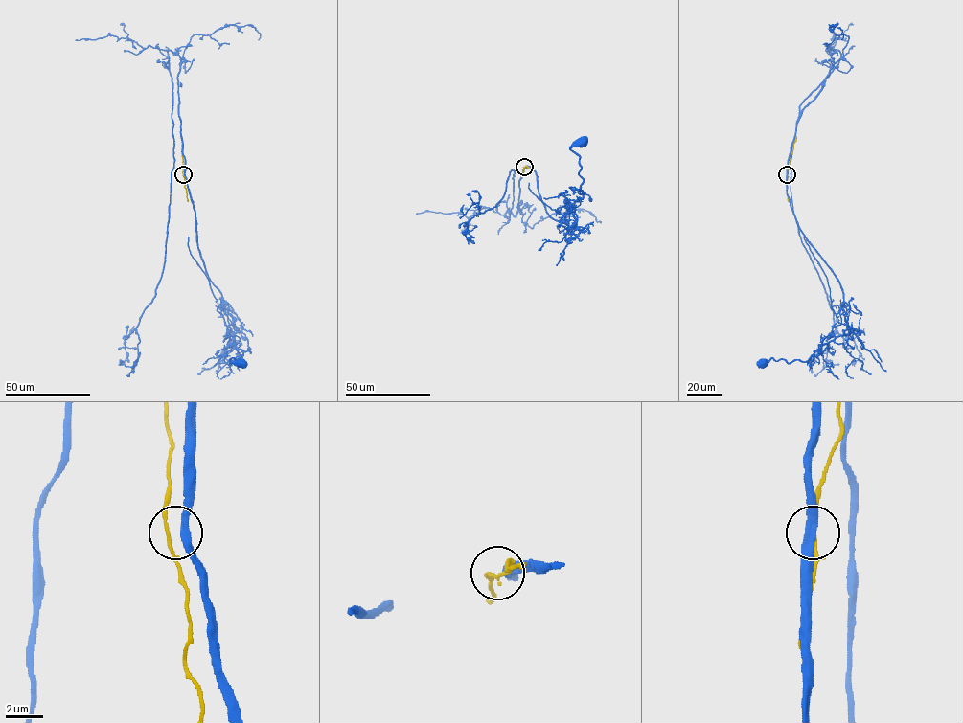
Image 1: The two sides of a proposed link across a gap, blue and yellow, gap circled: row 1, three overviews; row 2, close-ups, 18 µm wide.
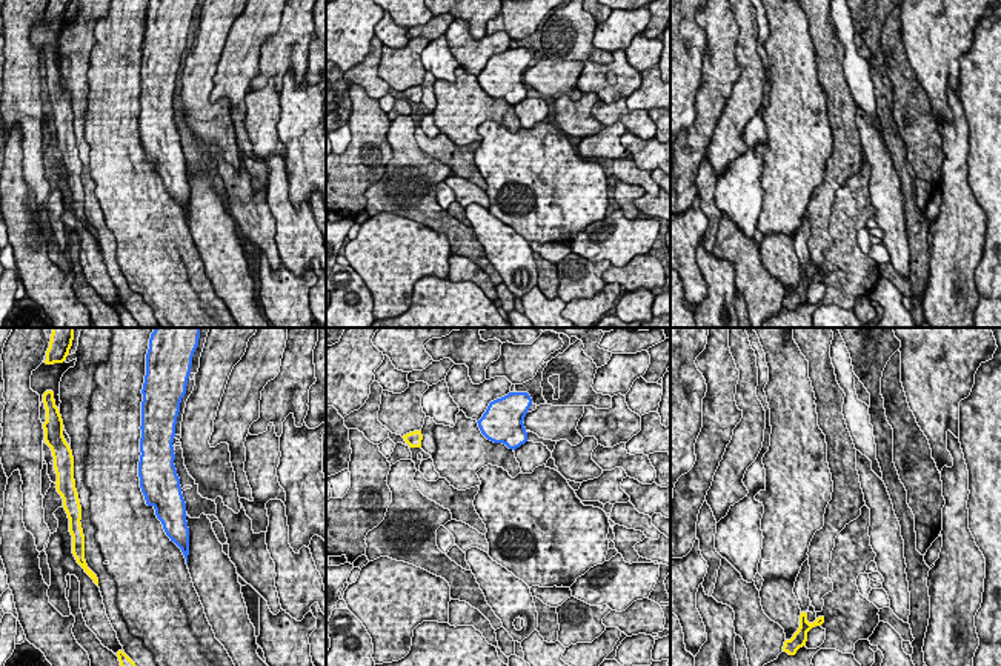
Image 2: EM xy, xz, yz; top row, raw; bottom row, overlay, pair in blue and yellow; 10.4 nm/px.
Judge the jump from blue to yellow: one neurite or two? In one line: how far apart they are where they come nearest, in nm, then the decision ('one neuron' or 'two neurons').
gap 600 nm; one neuron

